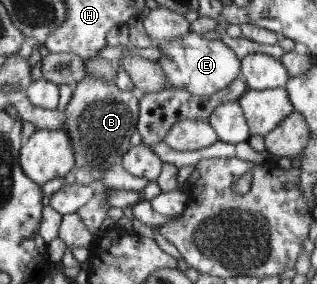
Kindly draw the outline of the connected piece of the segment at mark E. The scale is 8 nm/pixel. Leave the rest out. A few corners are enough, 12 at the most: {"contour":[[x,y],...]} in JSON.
{"contour":[[222,37],[159,44],[169,87],[211,96],[242,78]]}

